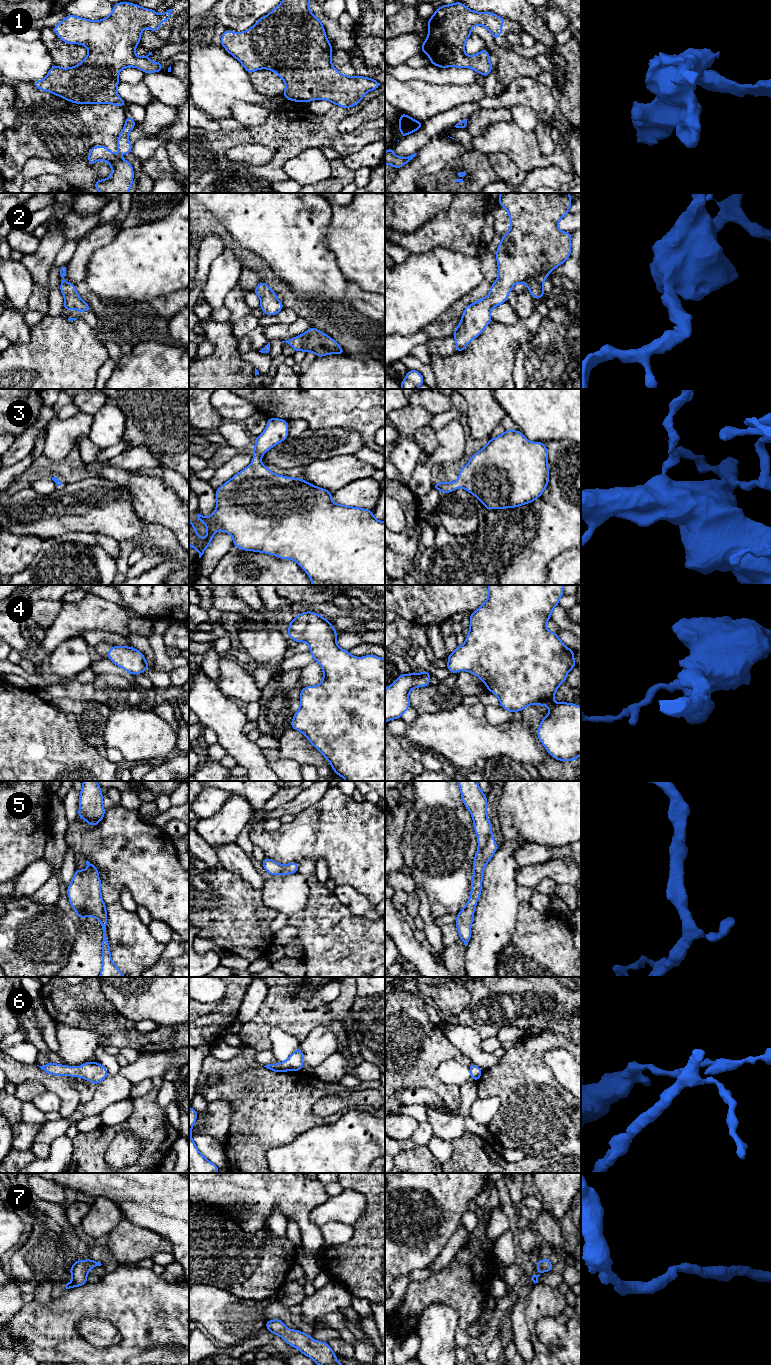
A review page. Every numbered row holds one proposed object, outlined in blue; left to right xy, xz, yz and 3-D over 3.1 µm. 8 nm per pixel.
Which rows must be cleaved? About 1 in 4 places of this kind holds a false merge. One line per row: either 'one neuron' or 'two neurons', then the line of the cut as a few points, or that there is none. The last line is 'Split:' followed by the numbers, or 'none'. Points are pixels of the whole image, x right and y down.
1: one neuron; no cut
2: one neuron; no cut
3: one neuron; no cut
4: one neuron; no cut
5: one neuron; no cut
6: one neuron; no cut
7: one neuron; no cut
Split: none

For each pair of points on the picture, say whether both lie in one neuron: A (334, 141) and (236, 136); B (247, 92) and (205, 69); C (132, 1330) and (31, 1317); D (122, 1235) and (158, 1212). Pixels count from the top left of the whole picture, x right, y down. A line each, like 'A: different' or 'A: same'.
A: same
B: same
C: same
D: different

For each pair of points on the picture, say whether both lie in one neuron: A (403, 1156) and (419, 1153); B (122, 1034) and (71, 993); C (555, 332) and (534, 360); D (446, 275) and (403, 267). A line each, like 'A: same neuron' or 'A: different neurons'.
A: same neuron
B: same neuron
C: same neuron
D: same neuron

